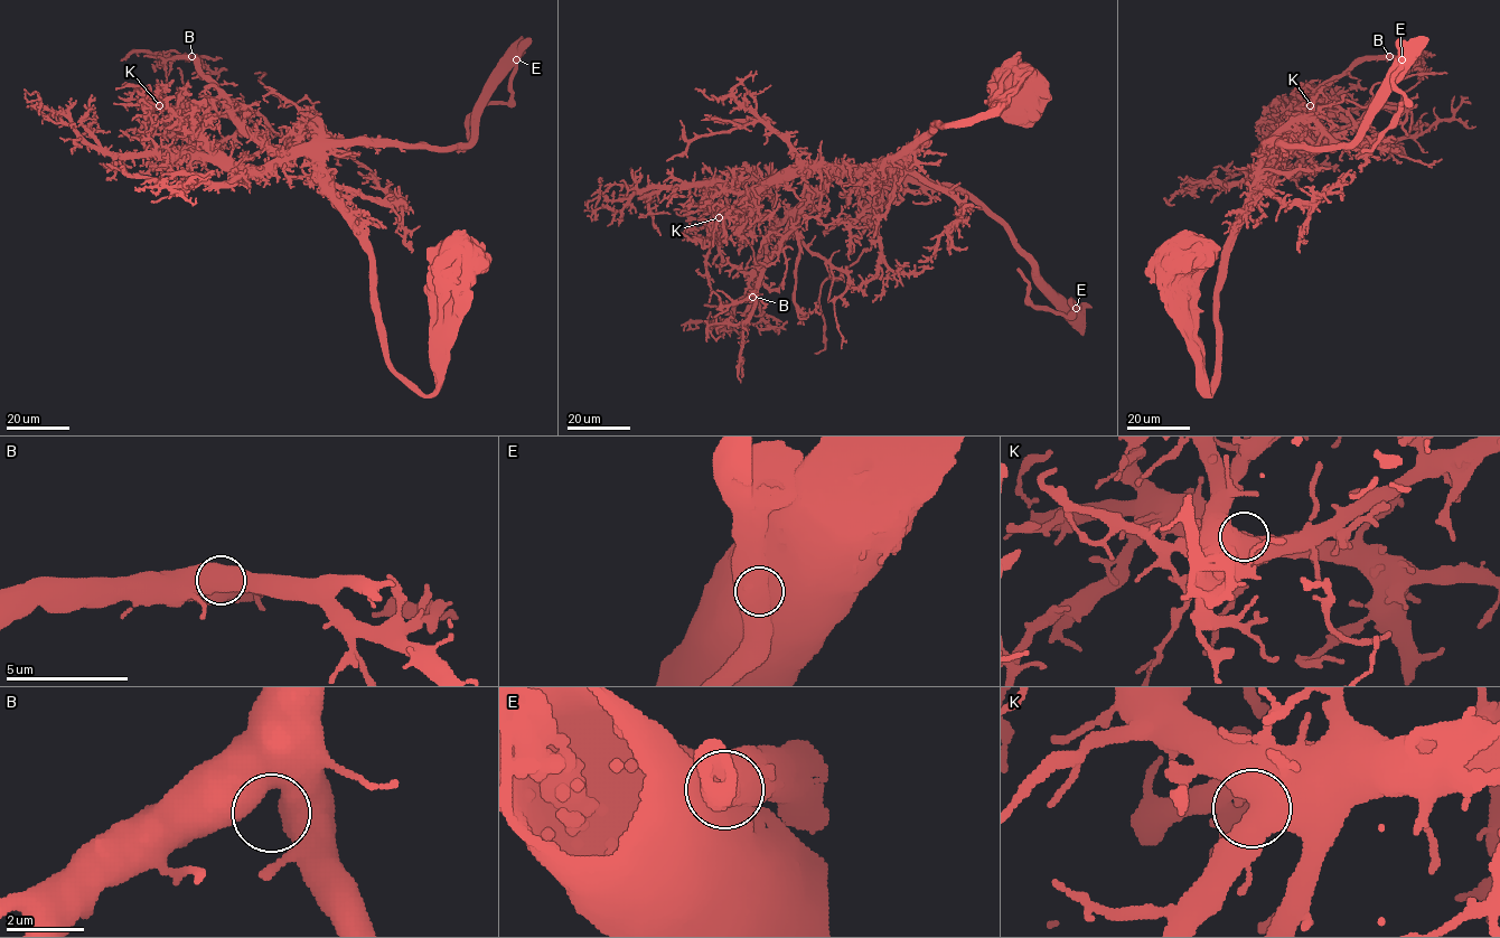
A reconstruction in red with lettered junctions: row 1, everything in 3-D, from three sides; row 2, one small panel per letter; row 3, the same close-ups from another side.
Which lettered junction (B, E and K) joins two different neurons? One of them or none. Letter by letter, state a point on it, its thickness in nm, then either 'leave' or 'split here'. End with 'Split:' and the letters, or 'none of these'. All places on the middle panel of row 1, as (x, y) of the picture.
B: at (752, 297); 850 nm thick; leave
E: at (1076, 308); 1200 nm thick; split here
K: at (719, 217); 850 nm thick; leave
Split: E

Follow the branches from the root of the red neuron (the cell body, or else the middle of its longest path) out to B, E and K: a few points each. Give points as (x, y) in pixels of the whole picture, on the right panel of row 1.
B: (1186, 250), (1183, 336), (1206, 395), (1221, 251), (1259, 160), (1324, 86), (1389, 56)
E: (1186, 250), (1183, 336), (1206, 395), (1221, 251), (1256, 189), (1263, 152), (1344, 148), (1402, 59)
K: (1186, 250), (1183, 336), (1206, 395), (1217, 362), (1221, 251), (1255, 189), (1261, 157), (1263, 167), (1310, 105)

